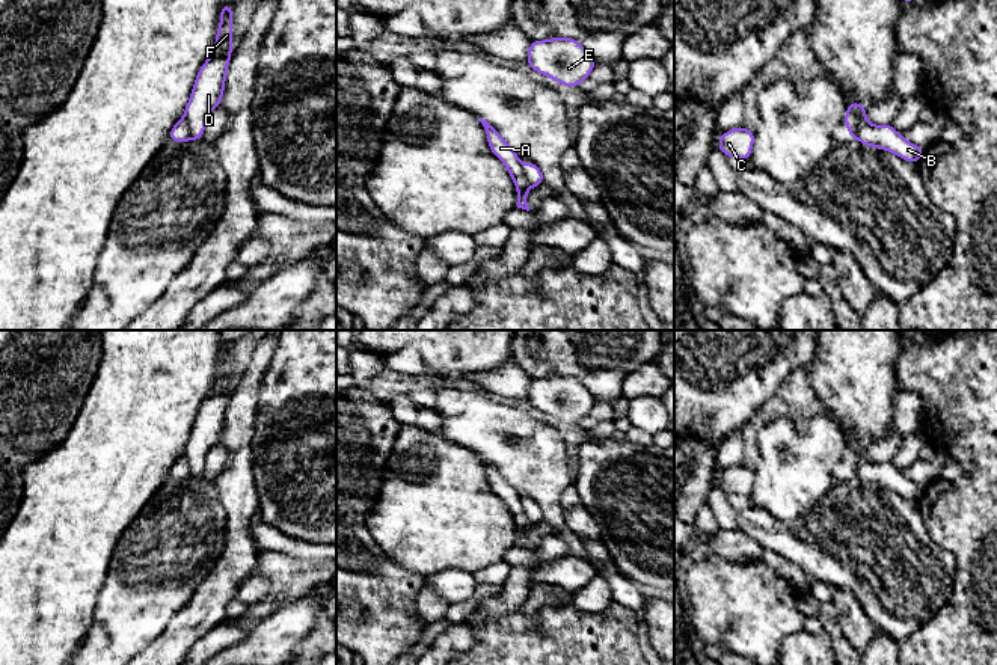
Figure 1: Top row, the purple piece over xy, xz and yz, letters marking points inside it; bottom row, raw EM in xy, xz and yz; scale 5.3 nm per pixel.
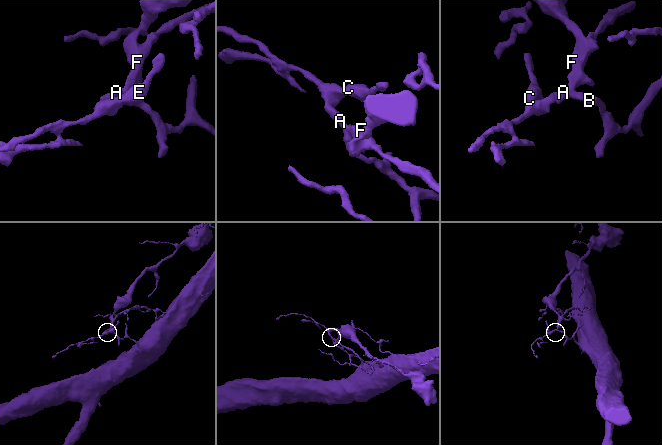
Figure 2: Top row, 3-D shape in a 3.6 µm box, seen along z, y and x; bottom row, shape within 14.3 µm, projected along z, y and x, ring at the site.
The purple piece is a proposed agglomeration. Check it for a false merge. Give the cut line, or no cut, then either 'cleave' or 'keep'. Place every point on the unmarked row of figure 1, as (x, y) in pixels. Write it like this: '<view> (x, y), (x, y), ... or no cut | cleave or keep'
xy (183, 456), (190, 475) | cleave

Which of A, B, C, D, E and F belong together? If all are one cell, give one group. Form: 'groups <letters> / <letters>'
groups A B C E / D F

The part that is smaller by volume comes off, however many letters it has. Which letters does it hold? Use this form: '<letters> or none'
D, F

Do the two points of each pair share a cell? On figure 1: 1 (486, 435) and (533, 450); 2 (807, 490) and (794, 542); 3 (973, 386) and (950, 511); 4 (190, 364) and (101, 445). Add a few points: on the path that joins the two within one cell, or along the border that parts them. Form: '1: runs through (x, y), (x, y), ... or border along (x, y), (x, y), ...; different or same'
1: runs through (498, 438), (507, 447), (521, 447); same
2: border along (827, 492), (789, 520), (766, 511); different
3: runs through (976, 418), (976, 480); same
4: runs through (168, 379), (124, 422); same

